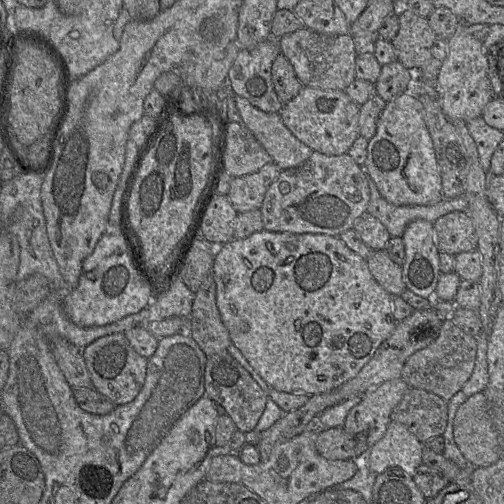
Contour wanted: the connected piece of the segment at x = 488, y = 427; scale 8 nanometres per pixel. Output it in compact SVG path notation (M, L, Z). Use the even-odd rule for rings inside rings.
M484 392L467 397L459 406L453 422L453 435L463 457L472 466L489 466L500 459Z

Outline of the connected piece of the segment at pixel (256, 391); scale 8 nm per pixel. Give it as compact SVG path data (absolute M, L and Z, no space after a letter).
M222 351L206 356L204 375L205 394L226 410L236 428L242 432L251 432L256 427L268 399L259 384L229 353Z

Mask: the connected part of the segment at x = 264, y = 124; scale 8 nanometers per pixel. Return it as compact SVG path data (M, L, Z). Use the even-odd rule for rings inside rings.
M235 95L235 103L245 127L281 169L301 165L314 152L290 132L279 113L263 112L241 96Z

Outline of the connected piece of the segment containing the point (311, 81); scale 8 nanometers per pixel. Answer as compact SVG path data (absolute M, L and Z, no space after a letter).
M304 26L278 39L278 46L303 87L344 91L356 79L356 51L351 34L324 35Z

